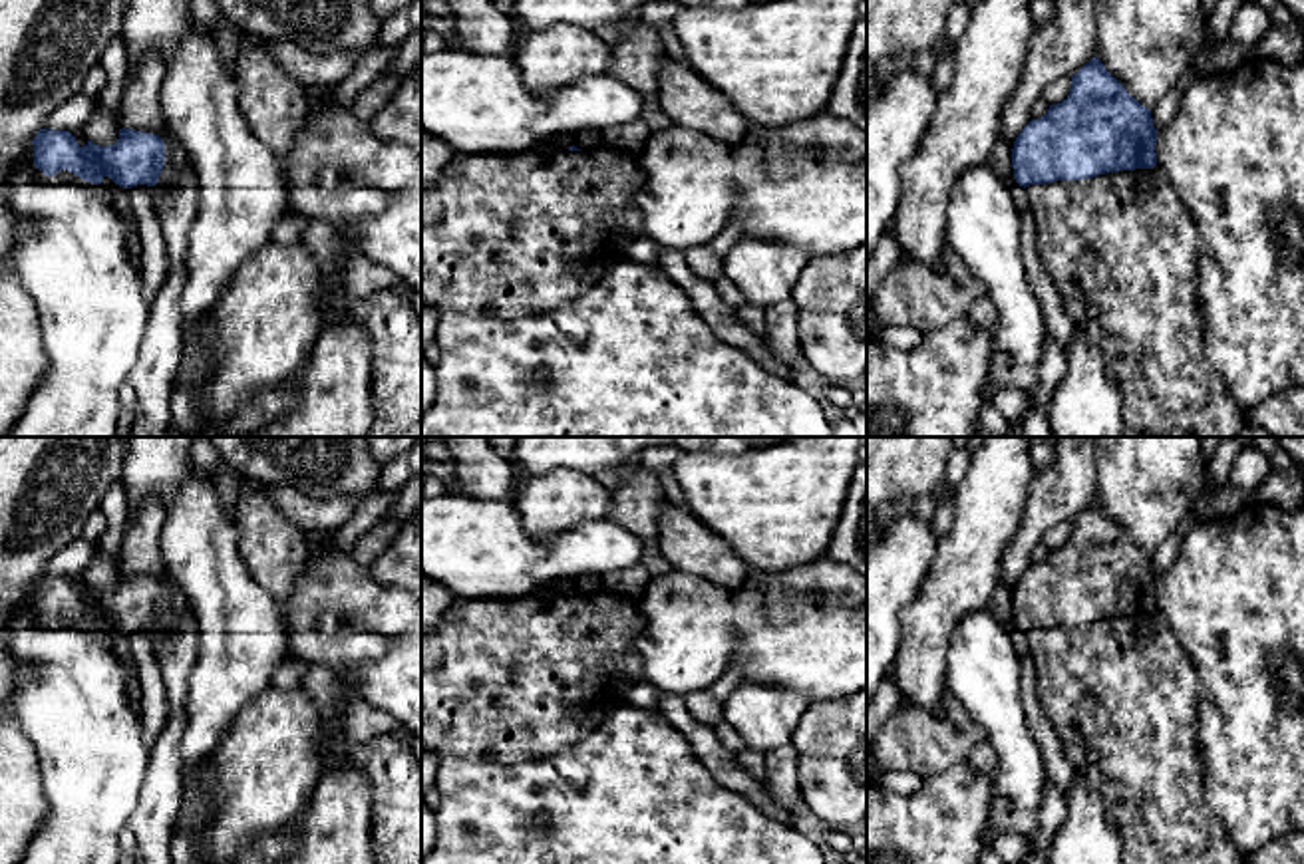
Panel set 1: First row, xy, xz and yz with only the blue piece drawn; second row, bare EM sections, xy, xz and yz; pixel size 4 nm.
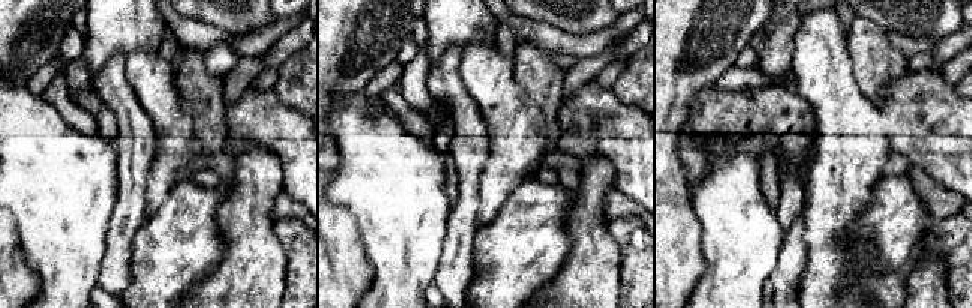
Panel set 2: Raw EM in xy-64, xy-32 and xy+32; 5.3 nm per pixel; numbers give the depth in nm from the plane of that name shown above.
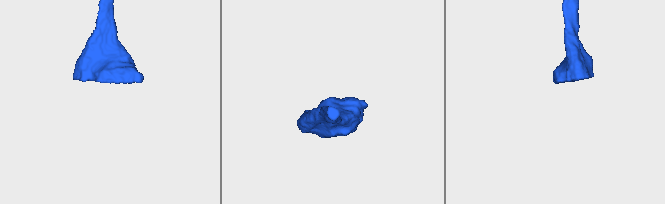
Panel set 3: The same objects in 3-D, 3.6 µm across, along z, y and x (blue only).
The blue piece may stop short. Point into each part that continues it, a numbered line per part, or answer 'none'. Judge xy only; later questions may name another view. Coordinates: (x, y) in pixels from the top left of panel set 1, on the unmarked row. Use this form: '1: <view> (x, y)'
none

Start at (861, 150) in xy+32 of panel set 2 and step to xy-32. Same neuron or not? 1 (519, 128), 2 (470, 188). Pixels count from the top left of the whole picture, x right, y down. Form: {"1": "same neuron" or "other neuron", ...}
{"1": "other neuron", "2": "other neuron"}

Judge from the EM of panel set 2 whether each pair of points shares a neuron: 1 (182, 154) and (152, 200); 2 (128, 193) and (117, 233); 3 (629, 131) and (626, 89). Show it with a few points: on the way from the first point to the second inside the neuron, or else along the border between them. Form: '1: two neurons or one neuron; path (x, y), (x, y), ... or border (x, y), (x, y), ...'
1: one neuron; path (170, 166), (156, 188)
2: one neuron; path (128, 203), (128, 215), (123, 223)
3: two neurons; border (611, 89), (618, 99), (638, 107)

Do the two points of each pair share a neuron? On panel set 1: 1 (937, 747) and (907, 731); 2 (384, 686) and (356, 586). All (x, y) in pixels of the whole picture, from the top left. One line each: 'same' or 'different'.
1: same
2: same

